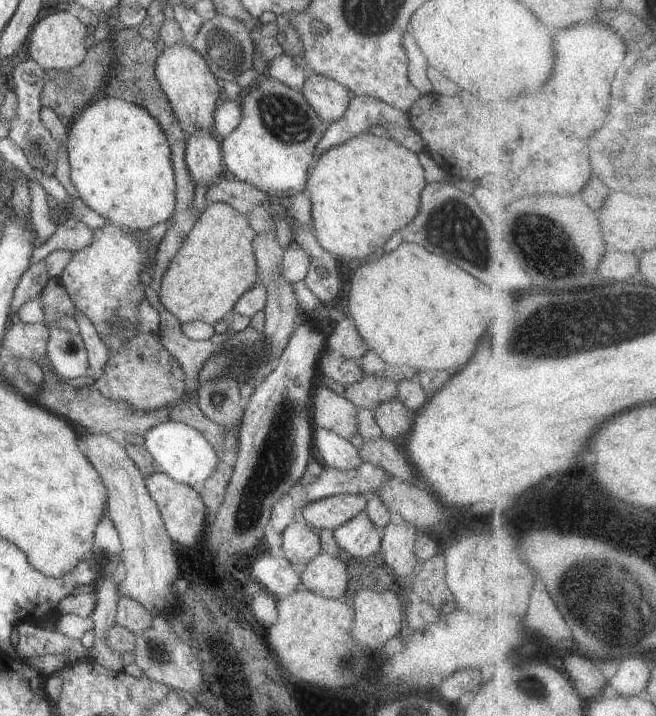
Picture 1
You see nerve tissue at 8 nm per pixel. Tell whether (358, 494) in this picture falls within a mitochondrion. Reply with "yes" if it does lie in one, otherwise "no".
no

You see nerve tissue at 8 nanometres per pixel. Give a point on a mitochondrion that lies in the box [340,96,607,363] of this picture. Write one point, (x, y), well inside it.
(474, 251)

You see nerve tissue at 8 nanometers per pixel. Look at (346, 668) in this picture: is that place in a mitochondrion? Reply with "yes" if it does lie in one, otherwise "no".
yes

